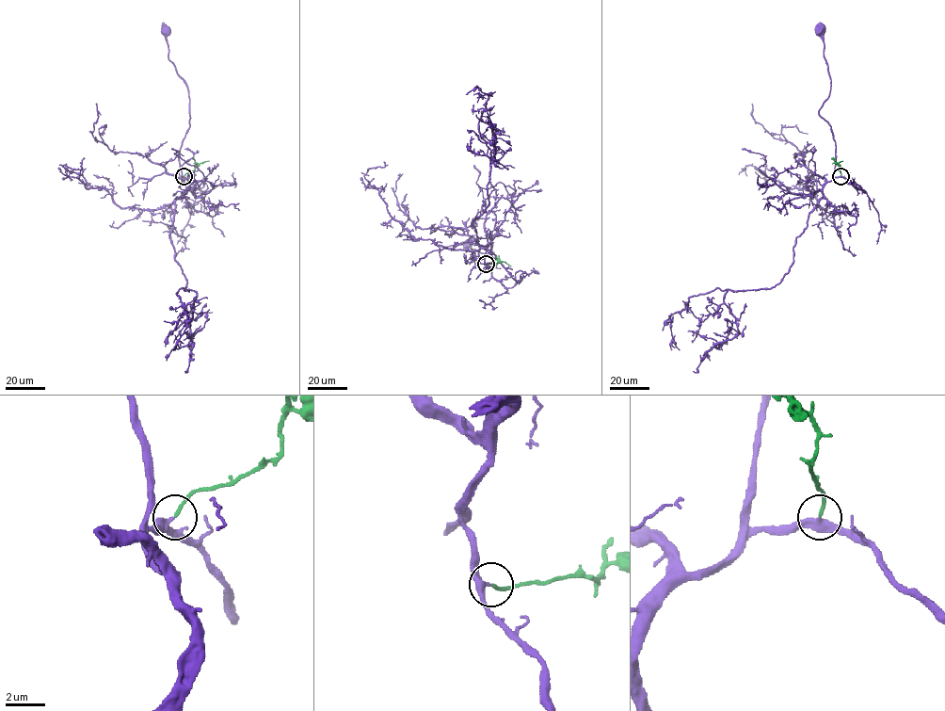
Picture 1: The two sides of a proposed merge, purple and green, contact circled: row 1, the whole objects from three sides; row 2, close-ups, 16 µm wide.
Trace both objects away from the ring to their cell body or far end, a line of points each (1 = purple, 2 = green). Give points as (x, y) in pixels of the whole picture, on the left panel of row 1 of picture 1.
1: (184, 176), (182, 176), (179, 152), (190, 125), (188, 97), (185, 82), (168, 58), (167, 30)
2: (184, 176), (195, 166), (209, 161)

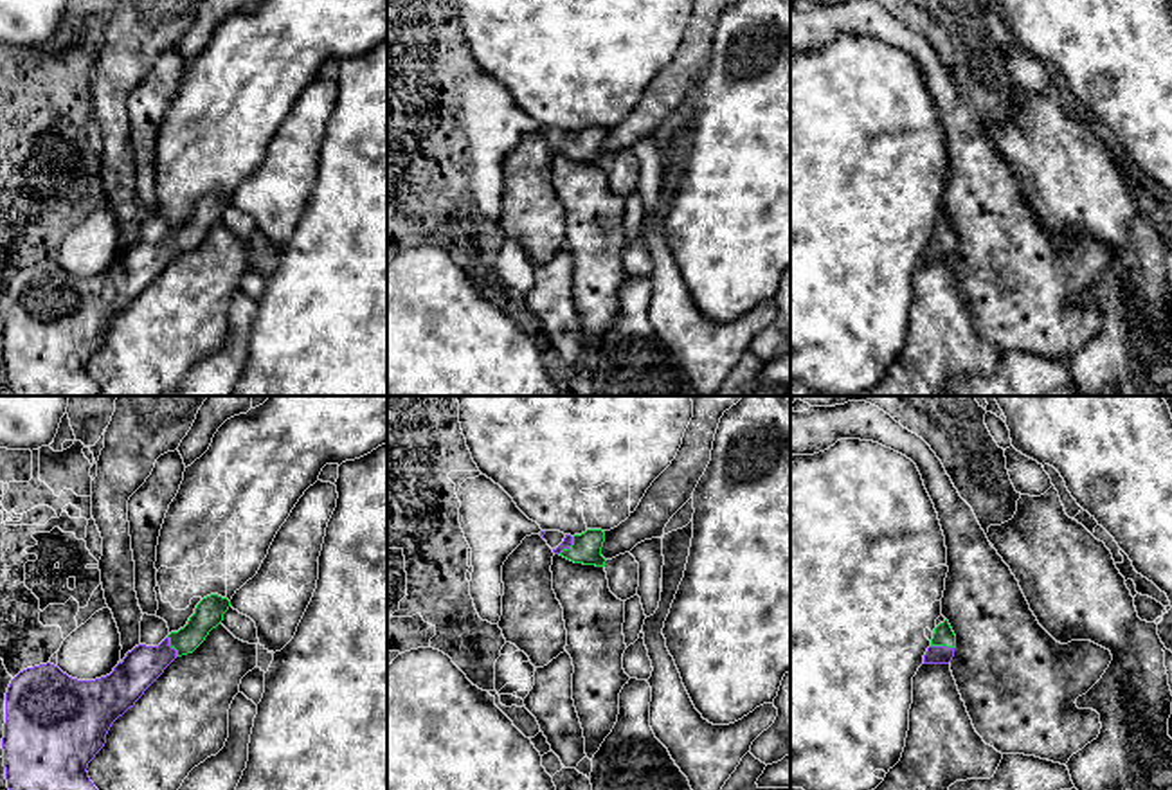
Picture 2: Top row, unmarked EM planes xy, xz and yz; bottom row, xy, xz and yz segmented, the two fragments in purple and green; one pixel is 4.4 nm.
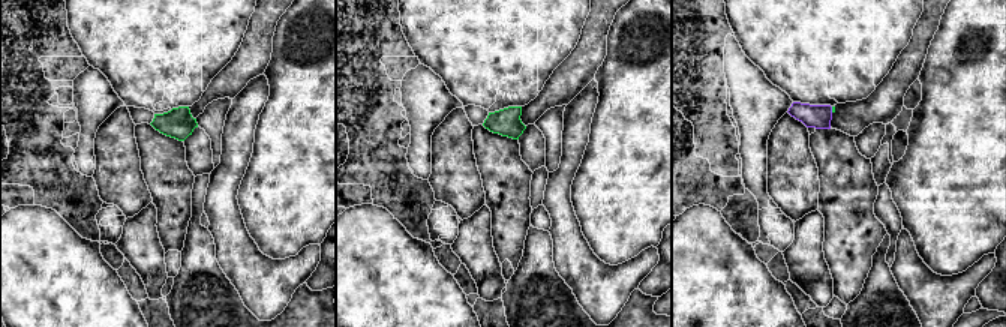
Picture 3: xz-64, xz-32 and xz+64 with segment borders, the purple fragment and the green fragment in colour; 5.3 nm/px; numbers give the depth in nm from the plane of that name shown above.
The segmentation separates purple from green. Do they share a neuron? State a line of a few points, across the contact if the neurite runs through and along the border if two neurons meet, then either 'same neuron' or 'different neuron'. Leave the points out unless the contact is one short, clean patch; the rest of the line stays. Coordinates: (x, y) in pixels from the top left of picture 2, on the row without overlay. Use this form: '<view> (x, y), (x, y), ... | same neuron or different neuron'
yz (935, 251), (942, 243), (944, 233) | same neuron

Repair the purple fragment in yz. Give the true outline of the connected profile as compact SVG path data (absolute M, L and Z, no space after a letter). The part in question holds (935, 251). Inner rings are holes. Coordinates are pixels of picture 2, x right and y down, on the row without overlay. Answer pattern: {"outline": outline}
{"outline": "M945 216L934 225L931 243L924 252L924 261L949 261L954 254L956 232Z"}

